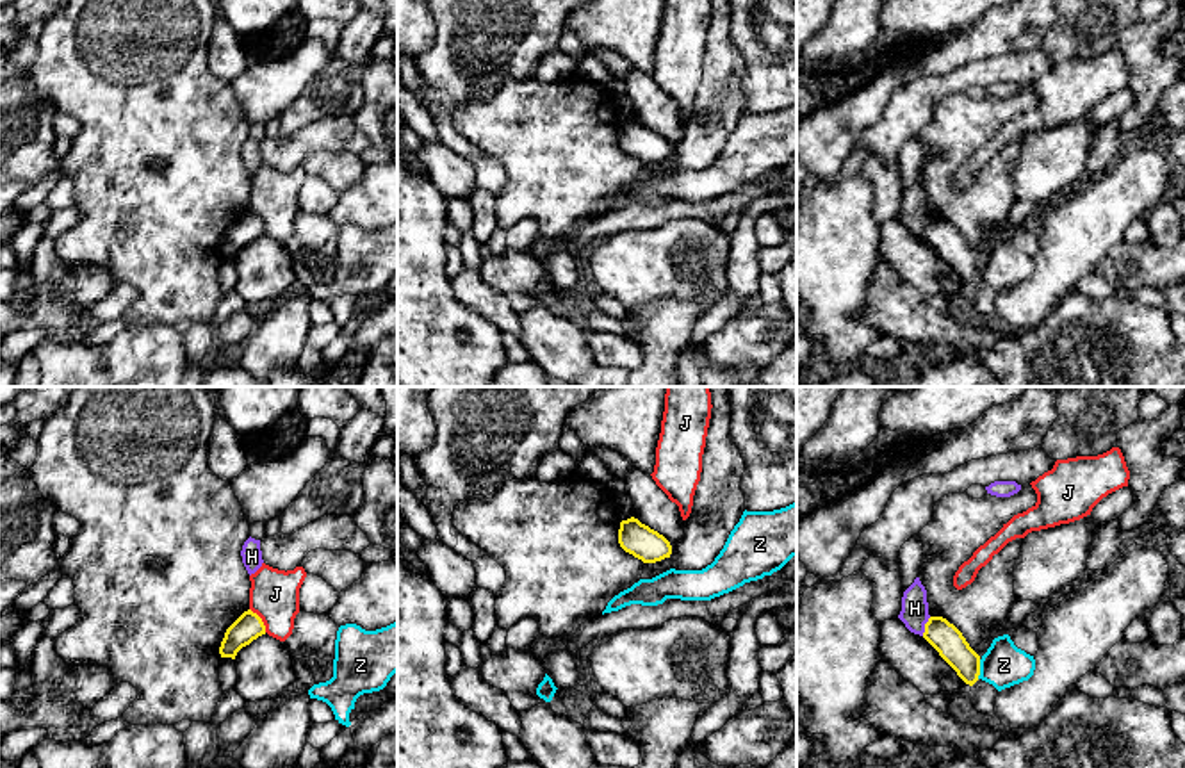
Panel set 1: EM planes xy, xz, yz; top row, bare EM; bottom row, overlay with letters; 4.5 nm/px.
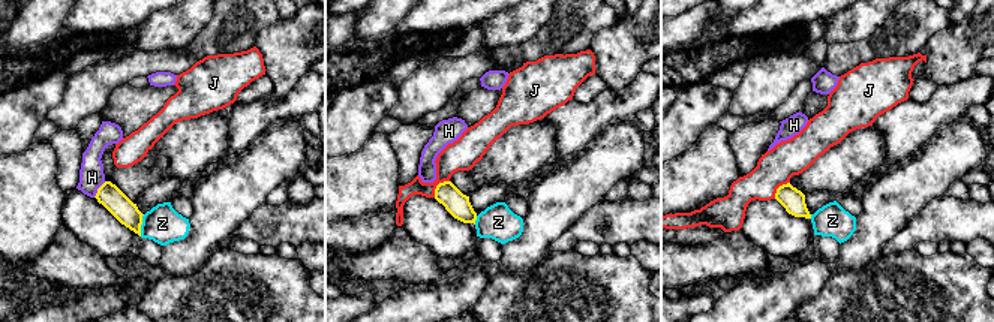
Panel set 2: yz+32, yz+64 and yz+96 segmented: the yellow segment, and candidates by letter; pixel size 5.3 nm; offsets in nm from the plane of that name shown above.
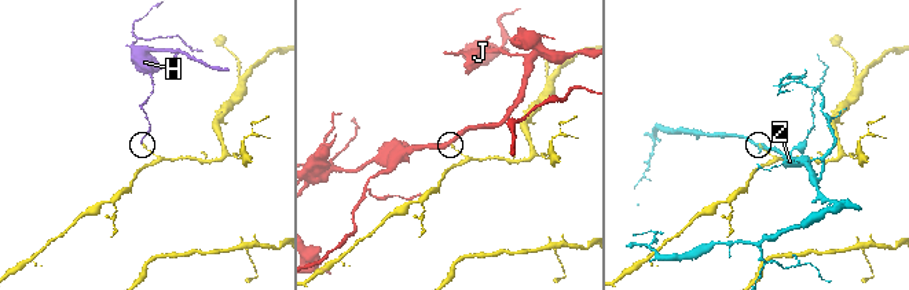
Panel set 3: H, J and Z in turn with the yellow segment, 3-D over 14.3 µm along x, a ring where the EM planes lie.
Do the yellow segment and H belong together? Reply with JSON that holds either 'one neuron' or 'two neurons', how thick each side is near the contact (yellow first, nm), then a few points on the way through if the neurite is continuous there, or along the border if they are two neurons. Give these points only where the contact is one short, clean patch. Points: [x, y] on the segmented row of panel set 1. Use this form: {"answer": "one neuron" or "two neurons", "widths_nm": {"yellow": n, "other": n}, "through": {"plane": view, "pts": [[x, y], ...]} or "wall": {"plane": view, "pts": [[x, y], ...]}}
{"answer": "two neurons", "widths_nm": {"yellow": 140, "other": 130}, "wall": {"plane": "yz", "pts": [[931, 617], [922, 635]]}}

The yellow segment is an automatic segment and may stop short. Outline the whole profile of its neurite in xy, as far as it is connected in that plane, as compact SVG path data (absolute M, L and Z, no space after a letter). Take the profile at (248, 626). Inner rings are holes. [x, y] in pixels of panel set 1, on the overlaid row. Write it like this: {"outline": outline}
{"outline": "M251 609L244 611L225 633L219 647L221 658L235 659L237 652L258 636L266 634L262 618Z"}

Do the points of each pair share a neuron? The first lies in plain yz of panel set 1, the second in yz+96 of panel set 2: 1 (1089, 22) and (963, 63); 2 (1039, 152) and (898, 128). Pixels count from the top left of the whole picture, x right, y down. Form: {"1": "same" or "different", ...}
{"1": "different", "2": "different"}

